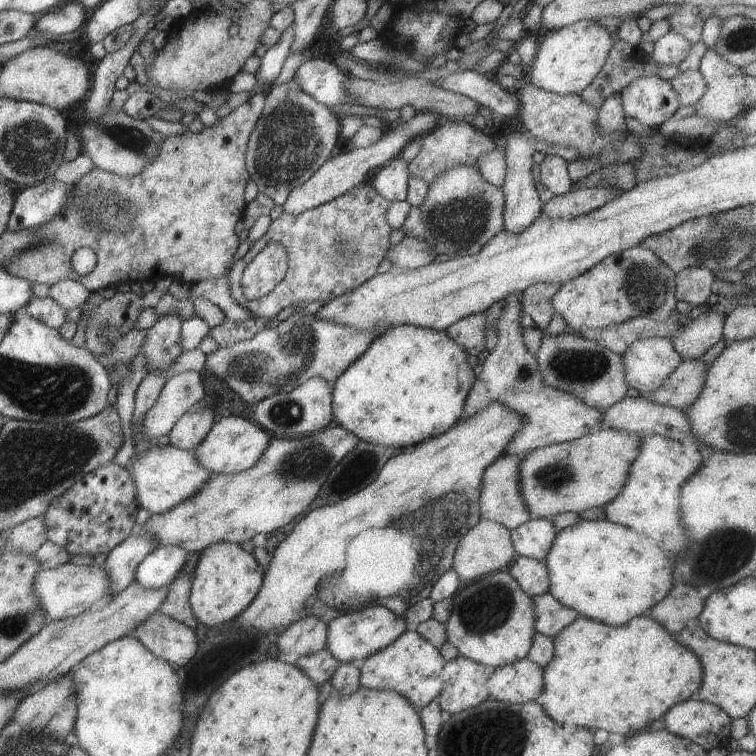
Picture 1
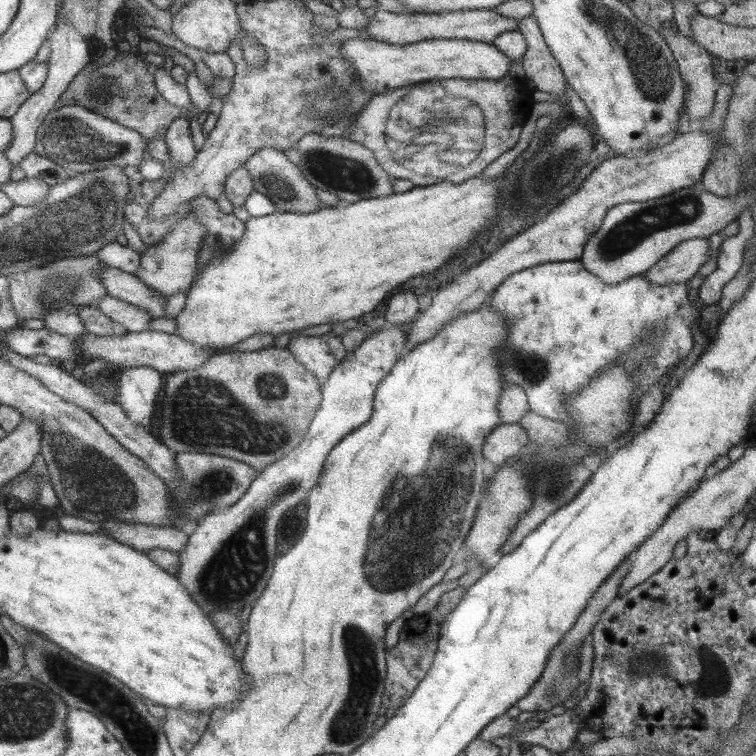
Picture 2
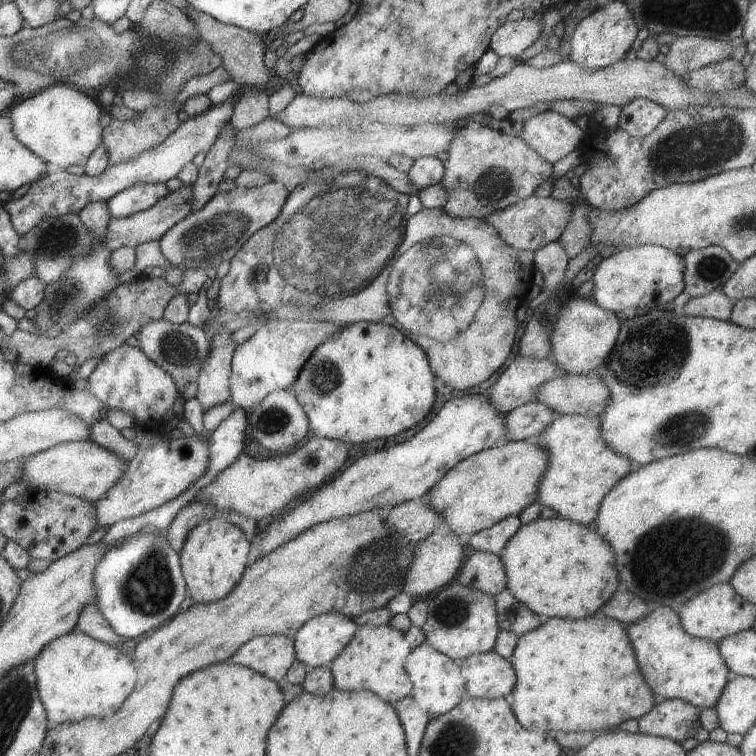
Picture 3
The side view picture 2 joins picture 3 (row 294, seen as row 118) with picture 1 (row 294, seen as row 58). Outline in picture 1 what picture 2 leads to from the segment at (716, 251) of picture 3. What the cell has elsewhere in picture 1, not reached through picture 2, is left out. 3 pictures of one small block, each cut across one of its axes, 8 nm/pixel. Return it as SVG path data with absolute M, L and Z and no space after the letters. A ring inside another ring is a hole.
M708 267L685 268L676 273L675 295L677 300L684 300L694 306L700 306L710 298L715 285L716 276Z

